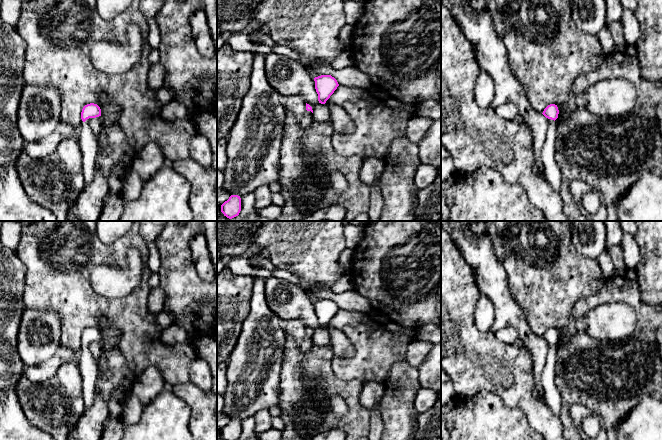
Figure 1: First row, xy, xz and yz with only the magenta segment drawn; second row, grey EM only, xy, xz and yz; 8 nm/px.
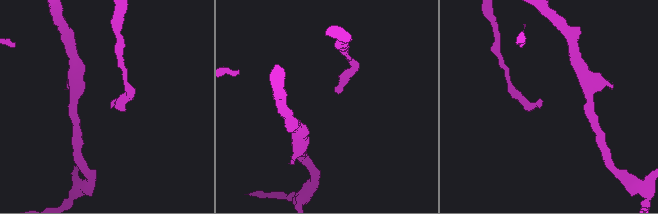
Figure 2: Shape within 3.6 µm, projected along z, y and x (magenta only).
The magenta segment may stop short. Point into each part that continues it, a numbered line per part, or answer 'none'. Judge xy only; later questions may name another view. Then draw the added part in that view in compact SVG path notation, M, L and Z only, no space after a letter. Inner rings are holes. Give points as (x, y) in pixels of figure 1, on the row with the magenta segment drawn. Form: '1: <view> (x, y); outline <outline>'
1: xy (88, 141); outline M82 122L77 128L76 133L79 138L80 149L83 156L83 176L85 186L89 185L95 174L95 160L98 153L98 140L88 125Z

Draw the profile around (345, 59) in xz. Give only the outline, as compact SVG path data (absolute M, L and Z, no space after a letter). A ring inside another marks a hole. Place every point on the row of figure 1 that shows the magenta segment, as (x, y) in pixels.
M344 50L332 62L332 67L337 70L340 70L352 65L354 65L354 60L353 60L353 53L350 50Z

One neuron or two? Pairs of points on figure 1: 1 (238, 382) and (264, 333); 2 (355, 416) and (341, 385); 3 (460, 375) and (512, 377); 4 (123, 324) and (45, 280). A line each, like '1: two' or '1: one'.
1: one
2: one
3: one
4: one

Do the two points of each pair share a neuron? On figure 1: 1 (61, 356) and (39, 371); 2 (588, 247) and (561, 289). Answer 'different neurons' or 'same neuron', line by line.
1: same neuron
2: different neurons

